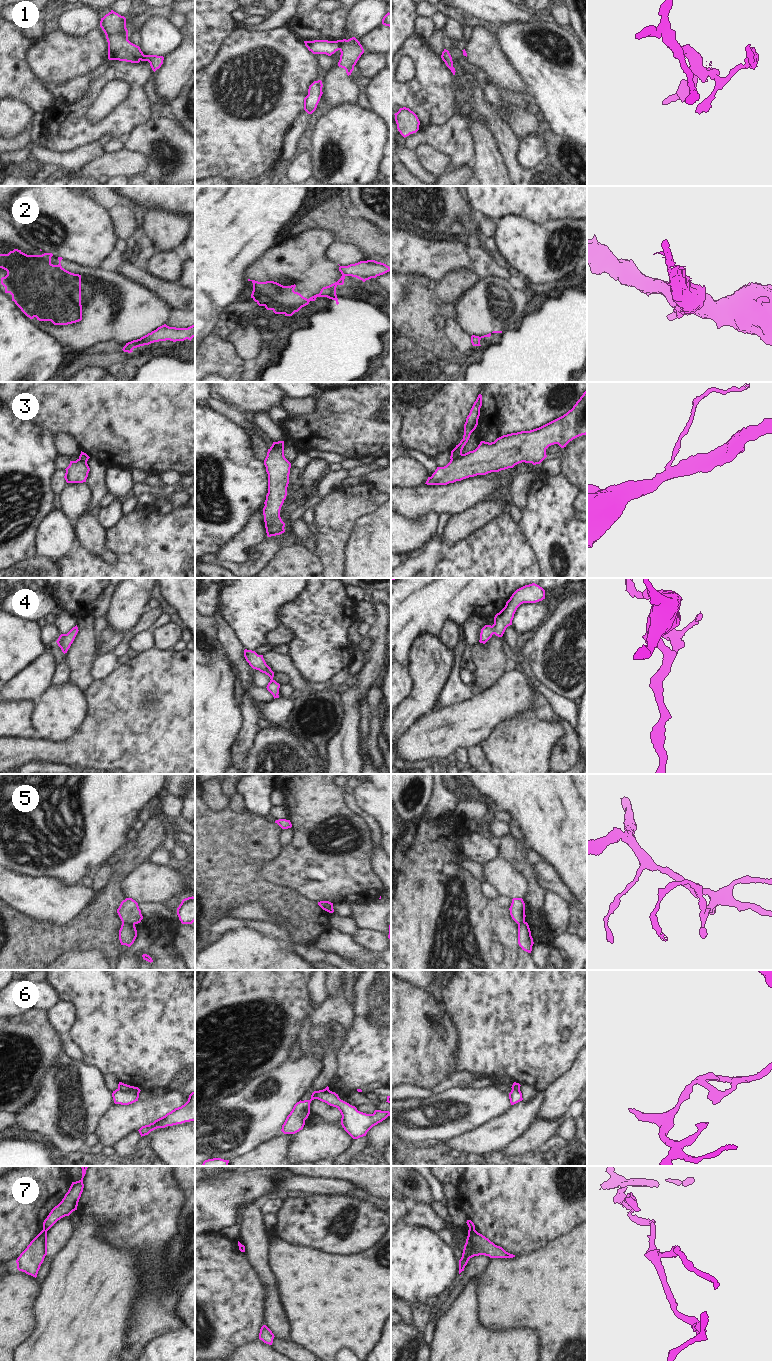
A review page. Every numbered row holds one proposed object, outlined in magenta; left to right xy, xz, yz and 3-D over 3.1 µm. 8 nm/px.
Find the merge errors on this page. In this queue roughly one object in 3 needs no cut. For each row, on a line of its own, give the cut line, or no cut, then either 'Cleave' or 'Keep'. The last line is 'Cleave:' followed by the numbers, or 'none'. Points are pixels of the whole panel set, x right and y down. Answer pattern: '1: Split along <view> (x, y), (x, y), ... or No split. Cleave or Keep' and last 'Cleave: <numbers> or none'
1: Split along xz (336, 41), (340, 49). Cleave
2: Split along xz (342, 271), (345, 275). Cleave
3: Split along yz (462, 454), (451, 460). Cleave
4: No split. Keep
5: Split along xy (122, 923), (132, 923), (134, 925). Cleave
6: Split along xy (118, 1088), (138, 1093). Cleave
7: Split along yz (469, 1229), (474, 1230). Cleave
Cleave: 1, 2, 3, 5, 6, 7

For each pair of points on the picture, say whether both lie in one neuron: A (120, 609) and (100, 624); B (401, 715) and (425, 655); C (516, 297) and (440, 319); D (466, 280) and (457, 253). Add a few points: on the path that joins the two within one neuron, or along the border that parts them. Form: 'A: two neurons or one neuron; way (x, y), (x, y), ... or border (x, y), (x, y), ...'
A: two neurons; border (102, 611), (108, 625)
B: one neuron; way (416, 700), (425, 691), (425, 670)
C: one neuron; way (497, 305), (459, 312)
D: two neurons; border (470, 265), (452, 267), (440, 276)

